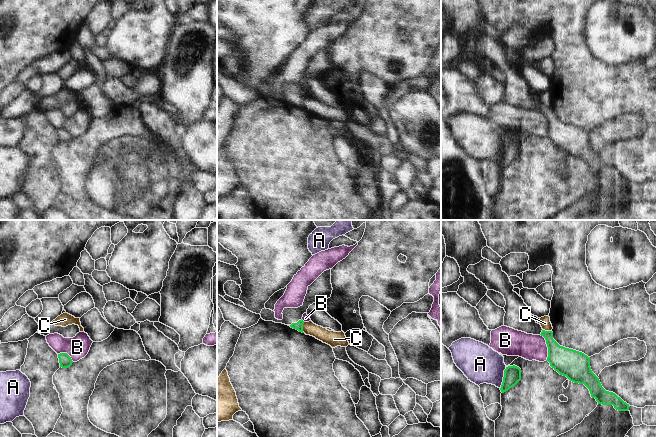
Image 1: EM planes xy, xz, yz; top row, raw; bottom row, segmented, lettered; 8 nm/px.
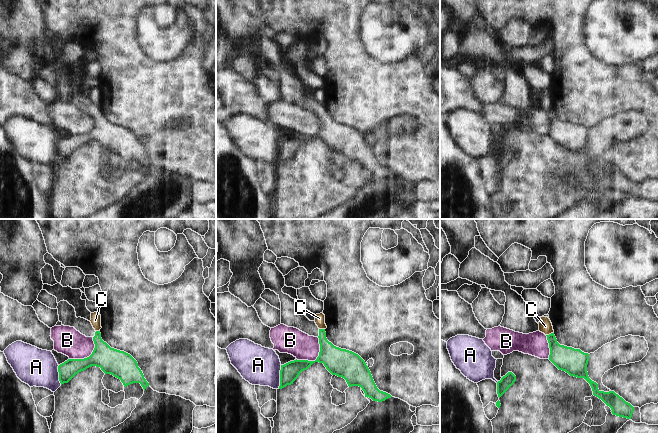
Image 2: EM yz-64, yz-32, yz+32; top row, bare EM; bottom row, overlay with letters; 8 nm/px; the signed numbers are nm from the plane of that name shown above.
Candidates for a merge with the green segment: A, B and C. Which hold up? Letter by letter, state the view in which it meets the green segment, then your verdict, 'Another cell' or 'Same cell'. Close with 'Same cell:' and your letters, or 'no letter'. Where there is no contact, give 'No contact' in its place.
A: Touches green in yz. Another cell
B: Touches green in yz. Another cell
C: Touches green in xz. Another cell
Same cell: no letter.

